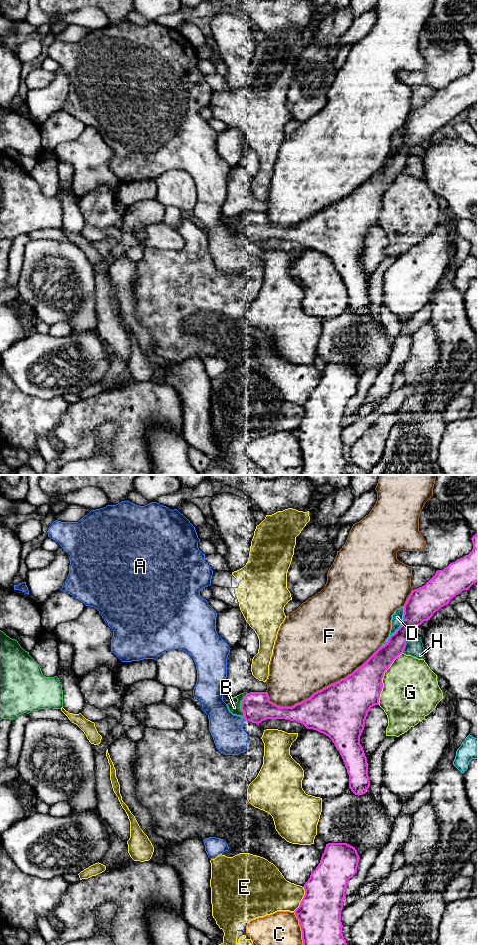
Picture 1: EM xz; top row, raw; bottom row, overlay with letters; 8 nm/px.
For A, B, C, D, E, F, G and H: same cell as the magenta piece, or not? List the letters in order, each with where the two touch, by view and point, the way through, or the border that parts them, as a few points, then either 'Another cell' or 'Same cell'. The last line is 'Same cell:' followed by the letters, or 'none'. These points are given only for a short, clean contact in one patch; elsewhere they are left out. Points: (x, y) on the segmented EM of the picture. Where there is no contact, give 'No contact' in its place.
A: Touches magenta at xz (245, 719). Another cell
B: Touches magenta at xz (241, 705). Same cell
C: Touches magenta at xz (301, 928). Another cell
D: Touches magenta at xz (400, 626). Another cell
E: Touches magenta at xz (302, 899). Another cell
F: Touches magenta at xz (325, 687). Another cell
G: Touches magenta at xz (382, 678). Another cell
H: Touches magenta at xz (405, 644). Boundary: xz (411, 635), (407, 639), (402, 652). Another cell
Same cell: B

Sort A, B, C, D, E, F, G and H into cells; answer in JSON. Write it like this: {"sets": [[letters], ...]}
{"sets": [["A"], ["B"], ["C"], ["D"], ["E"], ["F"], ["G"], ["H"]]}

